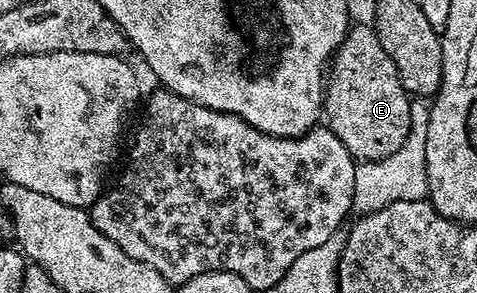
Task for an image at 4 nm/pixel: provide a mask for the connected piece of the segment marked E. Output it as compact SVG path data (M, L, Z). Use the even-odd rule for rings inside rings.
M353 26L344 38L344 44L336 50L334 62L326 75L326 98L322 108L326 116L327 126L346 145L352 158L365 163L373 163L379 159L390 157L390 153L398 153L406 141L412 128L412 103L410 95L400 83L398 69L390 54L386 53L376 32L371 26Z

